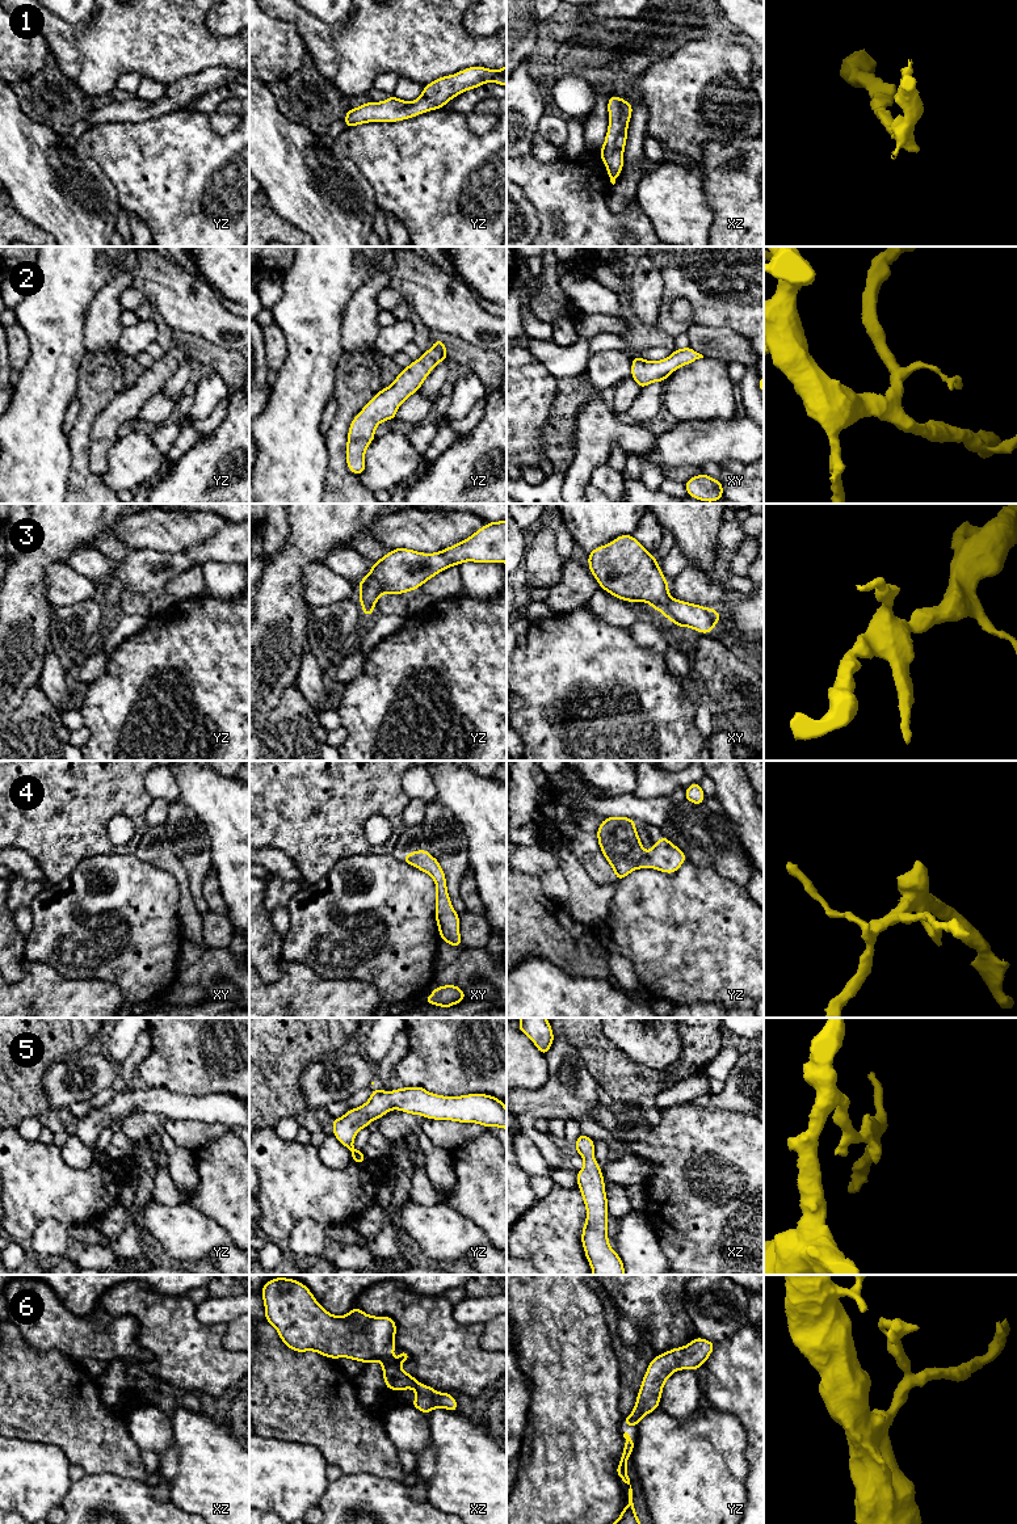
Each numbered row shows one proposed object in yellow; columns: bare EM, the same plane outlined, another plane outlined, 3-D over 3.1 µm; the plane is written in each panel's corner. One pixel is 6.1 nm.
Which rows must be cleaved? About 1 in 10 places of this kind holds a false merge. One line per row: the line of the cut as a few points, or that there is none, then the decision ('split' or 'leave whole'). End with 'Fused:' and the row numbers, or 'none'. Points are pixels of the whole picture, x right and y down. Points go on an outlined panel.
1: cut none; leave whole
2: cut none; leave whole
3: cut none; leave whole
4: cut none; leave whole
5: cut none; leave whole
6: cut none; leave whole
Fused: none

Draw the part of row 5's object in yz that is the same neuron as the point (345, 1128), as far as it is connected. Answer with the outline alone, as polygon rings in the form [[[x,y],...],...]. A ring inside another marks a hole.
[[[421,1086],[396,1089],[391,1093],[373,1089],[370,1099],[361,1107],[349,1110],[331,1121],[333,1137],[352,1152],[352,1161],[362,1165],[362,1150],[353,1148],[357,1132],[367,1128],[391,1110],[423,1115],[425,1119],[478,1123],[483,1127],[507,1129],[505,1102],[487,1094],[444,1096],[426,1091]]]

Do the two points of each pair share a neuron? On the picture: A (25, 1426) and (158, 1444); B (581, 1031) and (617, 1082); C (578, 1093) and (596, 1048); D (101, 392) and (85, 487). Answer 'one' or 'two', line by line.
A: two
B: one
C: two
D: one

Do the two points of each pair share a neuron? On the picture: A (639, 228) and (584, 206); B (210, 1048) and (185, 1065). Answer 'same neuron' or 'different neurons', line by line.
A: same neuron
B: same neuron

